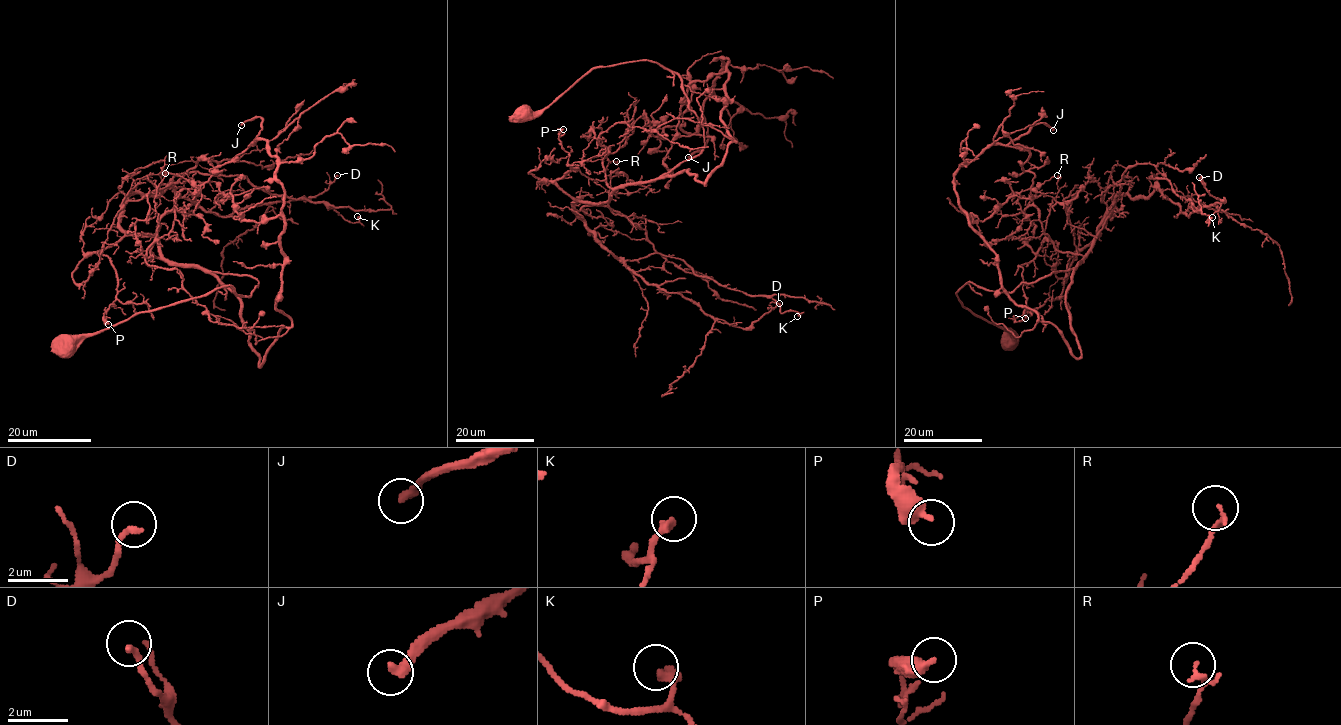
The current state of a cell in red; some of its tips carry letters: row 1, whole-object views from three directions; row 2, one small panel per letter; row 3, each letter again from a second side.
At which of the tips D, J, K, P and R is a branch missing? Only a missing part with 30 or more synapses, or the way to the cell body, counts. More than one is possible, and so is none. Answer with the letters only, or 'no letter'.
J

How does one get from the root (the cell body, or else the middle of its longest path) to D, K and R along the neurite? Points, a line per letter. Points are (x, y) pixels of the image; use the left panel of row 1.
D: (63, 345), (258, 285), (129, 235), (131, 193), (172, 188), (231, 215), (315, 198), (337, 175)
K: (63, 345), (258, 285), (129, 235), (131, 193), (185, 173), (244, 176), (357, 216)
R: (63, 345), (225, 285), (240, 296), (258, 285), (251, 276), (151, 253), (165, 173)

